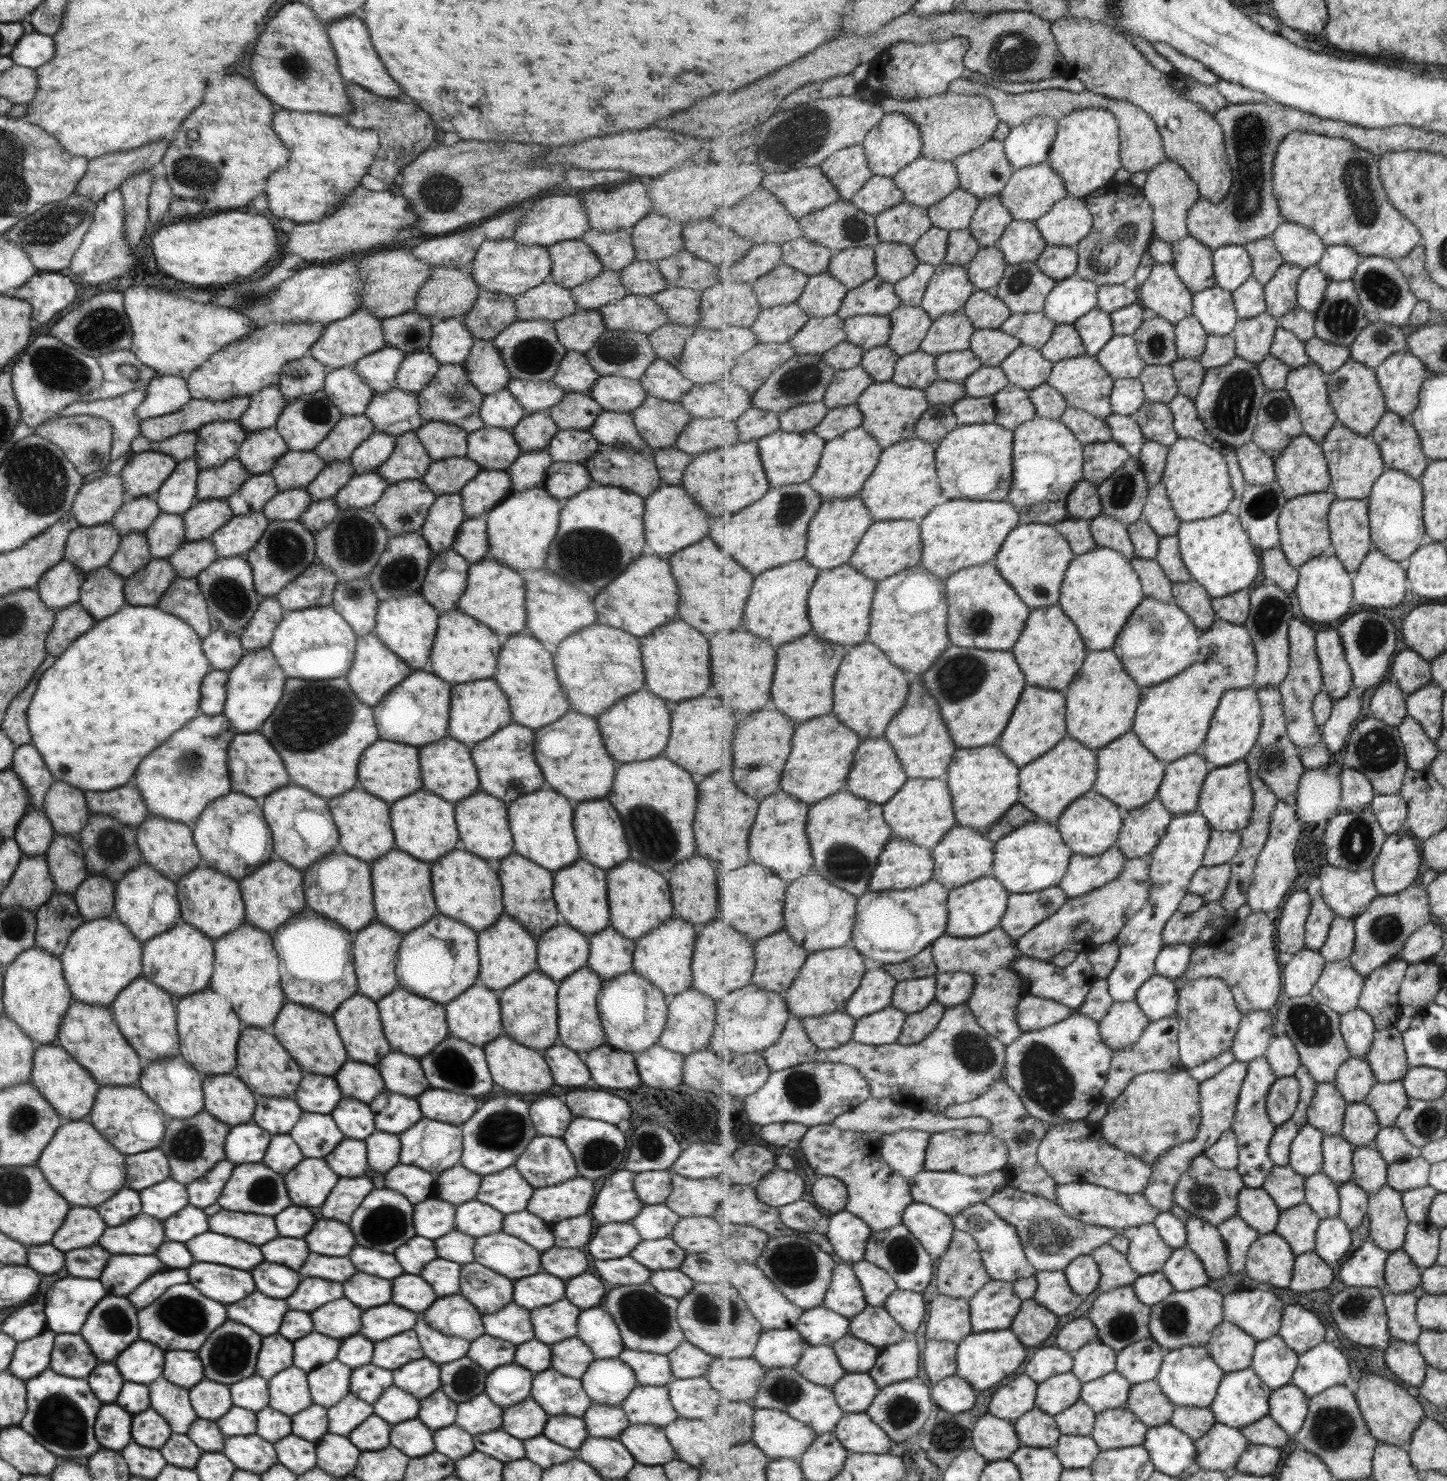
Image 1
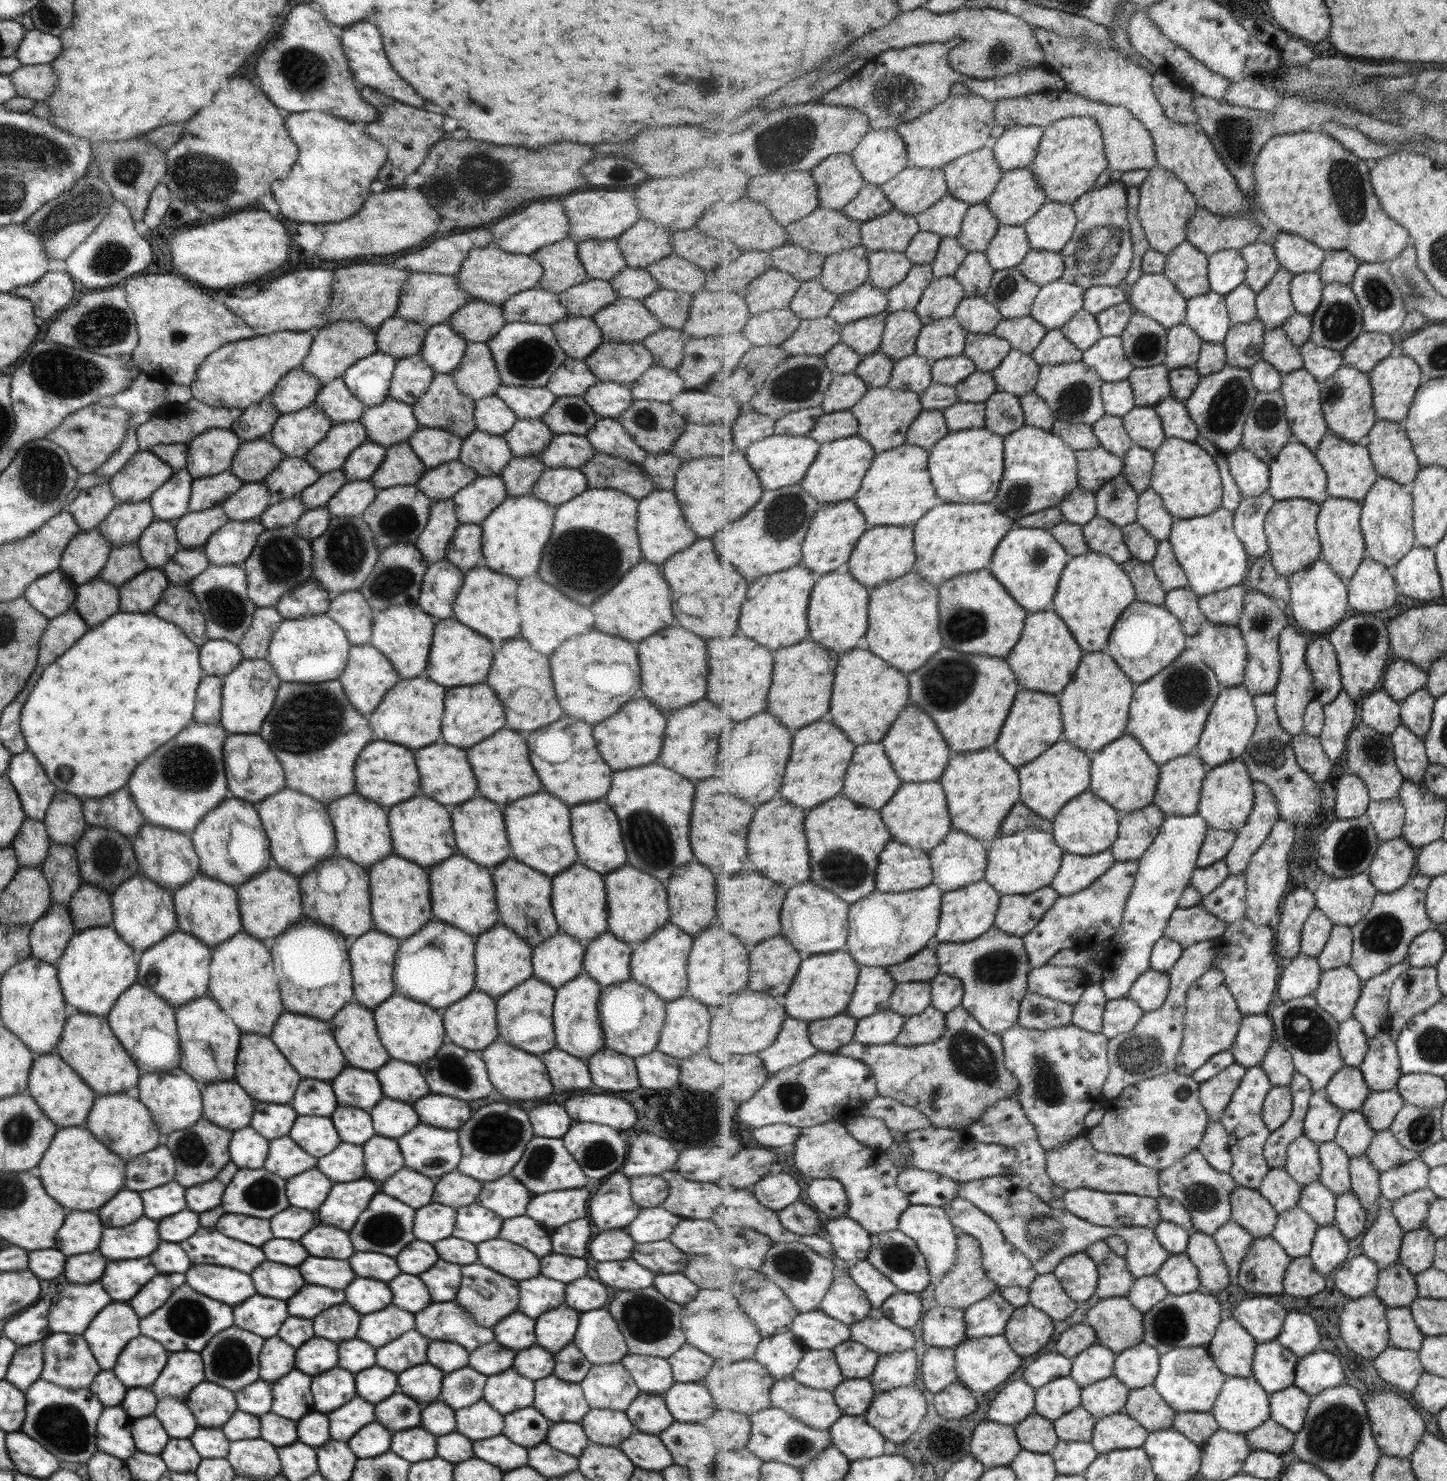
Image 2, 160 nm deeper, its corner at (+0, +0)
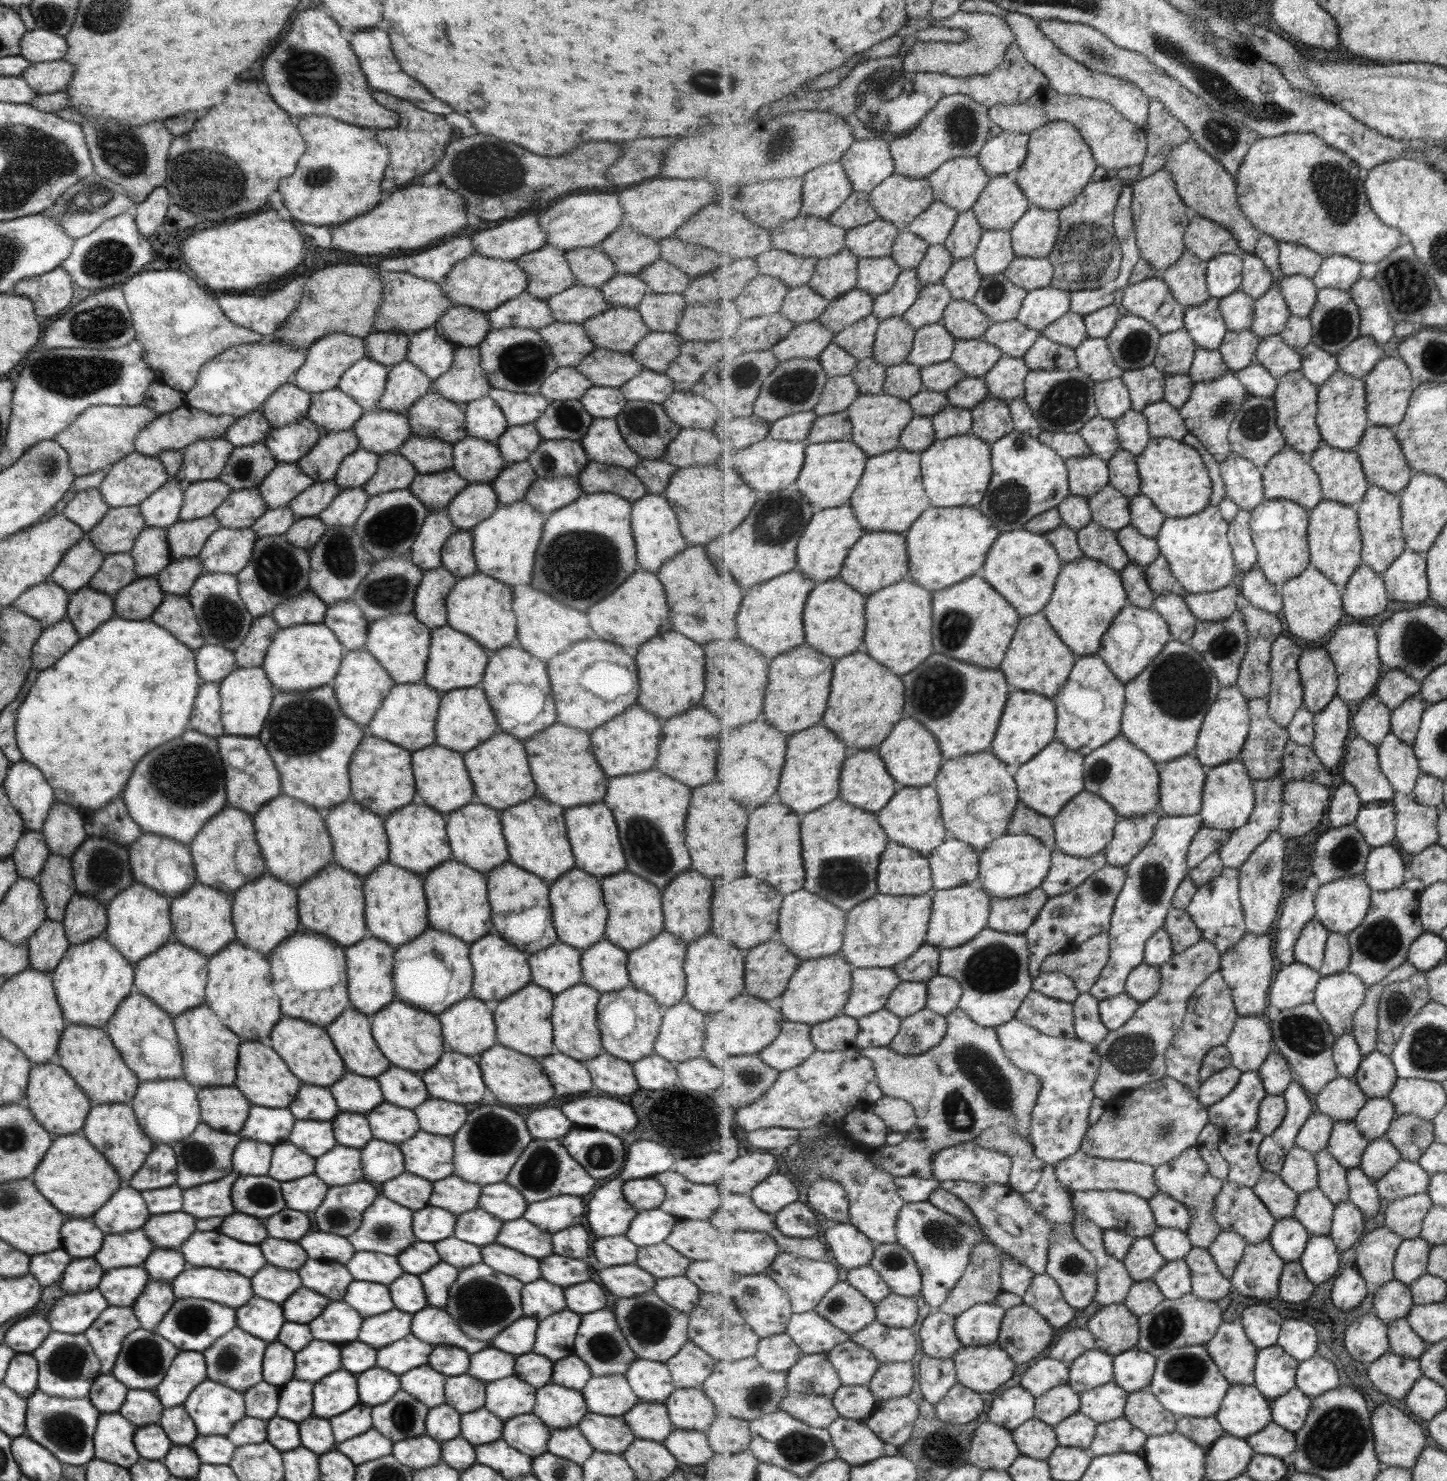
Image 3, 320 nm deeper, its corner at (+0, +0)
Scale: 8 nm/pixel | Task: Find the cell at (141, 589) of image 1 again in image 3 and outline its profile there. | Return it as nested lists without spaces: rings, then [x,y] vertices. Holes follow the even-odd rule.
[[[157,578],[135,579],[113,596],[114,616],[125,620],[149,620],[163,596]]]

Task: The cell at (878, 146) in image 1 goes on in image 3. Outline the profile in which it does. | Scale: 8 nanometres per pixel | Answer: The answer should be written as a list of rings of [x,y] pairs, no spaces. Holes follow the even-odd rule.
[[[884,139],[856,140],[840,162],[855,192],[873,192],[895,174],[890,142]]]

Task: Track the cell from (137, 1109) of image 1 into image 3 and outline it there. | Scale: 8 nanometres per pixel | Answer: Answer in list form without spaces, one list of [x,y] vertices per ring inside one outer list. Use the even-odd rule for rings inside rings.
[[[127,1103],[93,1104],[88,1110],[80,1134],[105,1157],[121,1180],[129,1180],[141,1168],[153,1147],[153,1143],[139,1129],[132,1108]]]

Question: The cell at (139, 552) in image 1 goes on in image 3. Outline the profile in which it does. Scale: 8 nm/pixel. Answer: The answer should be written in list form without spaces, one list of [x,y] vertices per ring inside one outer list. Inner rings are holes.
[[[129,553],[103,554],[100,567],[89,579],[87,587],[113,597],[135,579],[133,561]]]

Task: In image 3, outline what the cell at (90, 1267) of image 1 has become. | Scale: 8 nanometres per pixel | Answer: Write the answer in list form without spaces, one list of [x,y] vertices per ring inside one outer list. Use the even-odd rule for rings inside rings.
[[[79,1258],[73,1260],[61,1278],[61,1292],[63,1294],[77,1294],[77,1292],[87,1292],[93,1290],[103,1276],[103,1270],[99,1264],[91,1258]]]

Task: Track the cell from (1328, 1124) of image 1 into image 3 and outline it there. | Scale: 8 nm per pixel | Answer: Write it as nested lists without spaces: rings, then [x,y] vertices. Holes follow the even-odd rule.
[[[1315,1111],[1303,1126],[1301,1134],[1296,1139],[1296,1146],[1300,1146],[1315,1155],[1325,1150],[1329,1146],[1335,1124],[1335,1120],[1327,1114]]]

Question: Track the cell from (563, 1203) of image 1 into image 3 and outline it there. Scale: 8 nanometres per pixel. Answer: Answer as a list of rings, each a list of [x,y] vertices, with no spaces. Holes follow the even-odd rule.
[[[561,1194],[543,1202],[531,1202],[522,1217],[533,1226],[553,1234],[569,1226],[579,1226],[583,1222],[583,1214],[585,1206],[581,1196]]]

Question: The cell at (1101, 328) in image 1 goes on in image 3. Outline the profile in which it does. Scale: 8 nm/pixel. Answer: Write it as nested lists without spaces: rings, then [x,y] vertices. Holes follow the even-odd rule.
[[[1069,311],[1064,317],[1042,330],[1042,335],[1075,349],[1090,338],[1083,314]]]

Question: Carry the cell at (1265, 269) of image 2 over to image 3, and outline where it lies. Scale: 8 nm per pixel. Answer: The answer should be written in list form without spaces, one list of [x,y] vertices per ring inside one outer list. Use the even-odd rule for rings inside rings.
[[[1248,252],[1241,257],[1244,262],[1241,290],[1250,294],[1251,298],[1261,298],[1265,293],[1270,292],[1276,278],[1262,258]]]

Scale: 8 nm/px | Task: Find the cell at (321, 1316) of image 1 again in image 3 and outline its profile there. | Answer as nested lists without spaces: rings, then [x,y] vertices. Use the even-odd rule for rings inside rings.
[[[329,1302],[323,1312],[307,1323],[311,1337],[342,1345],[357,1341],[362,1318],[344,1302]]]

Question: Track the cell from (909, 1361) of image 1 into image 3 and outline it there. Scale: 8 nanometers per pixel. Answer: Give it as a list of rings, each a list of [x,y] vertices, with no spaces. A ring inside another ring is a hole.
[[[911,1362],[882,1363],[869,1387],[879,1400],[910,1396],[915,1386],[915,1366]]]

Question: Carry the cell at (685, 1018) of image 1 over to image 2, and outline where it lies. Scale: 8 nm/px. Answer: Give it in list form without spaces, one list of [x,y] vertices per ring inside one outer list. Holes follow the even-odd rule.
[[[683,996],[665,1002],[665,1020],[663,1021],[654,1050],[673,1059],[687,1059],[704,1052],[707,1037],[710,1036],[710,1014],[708,1007],[691,996]]]

